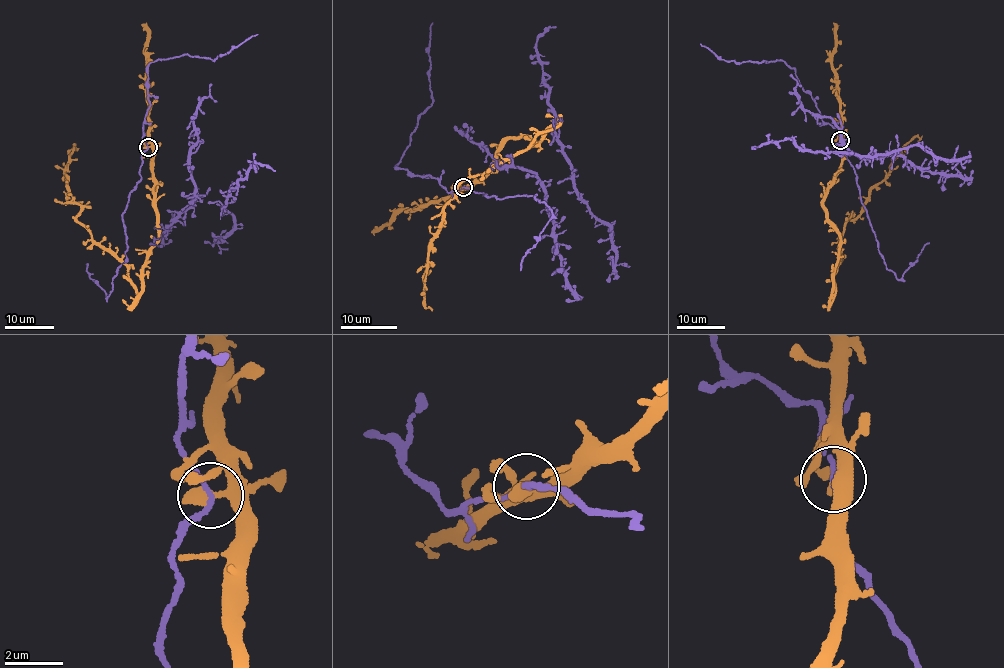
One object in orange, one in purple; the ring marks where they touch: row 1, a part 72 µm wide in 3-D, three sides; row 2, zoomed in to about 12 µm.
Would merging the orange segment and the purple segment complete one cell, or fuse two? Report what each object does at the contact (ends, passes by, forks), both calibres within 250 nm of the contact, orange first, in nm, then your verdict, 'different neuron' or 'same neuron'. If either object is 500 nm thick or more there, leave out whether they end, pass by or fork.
500/150 nm | different neuron

